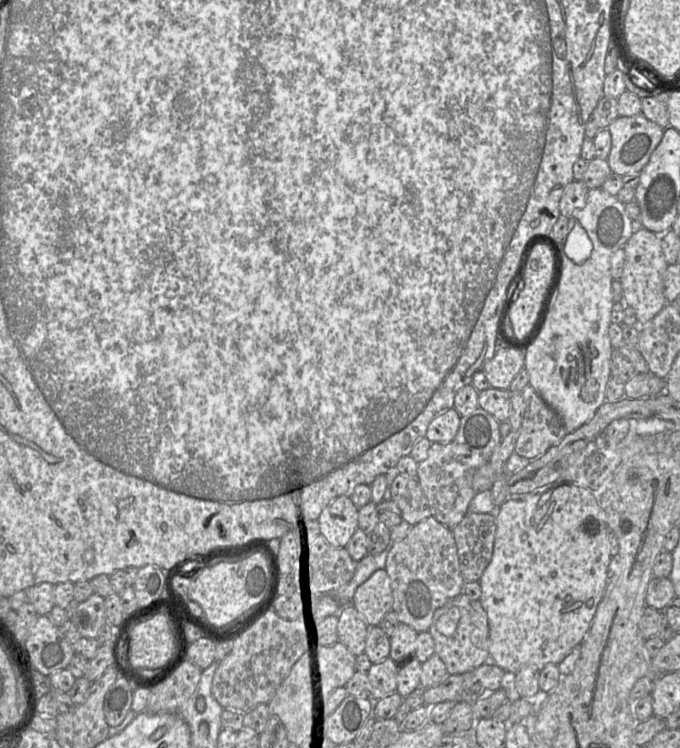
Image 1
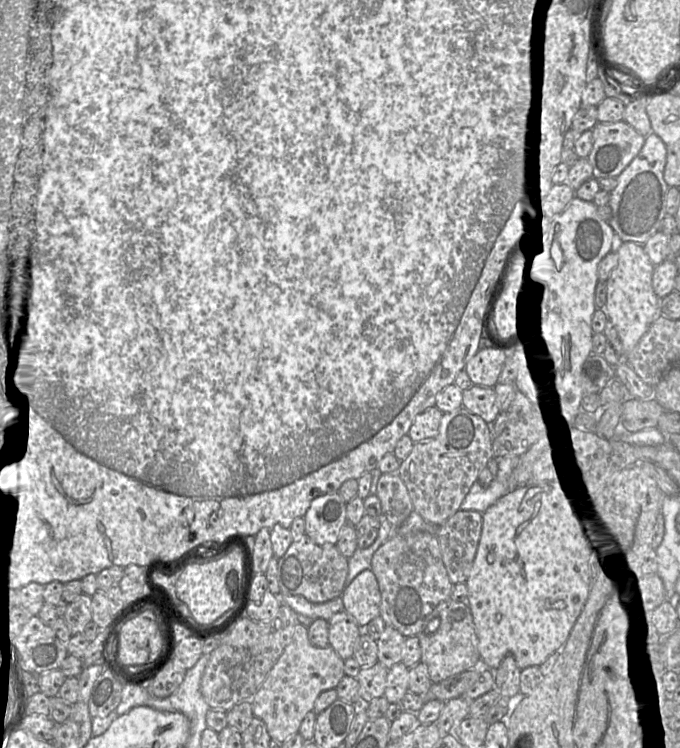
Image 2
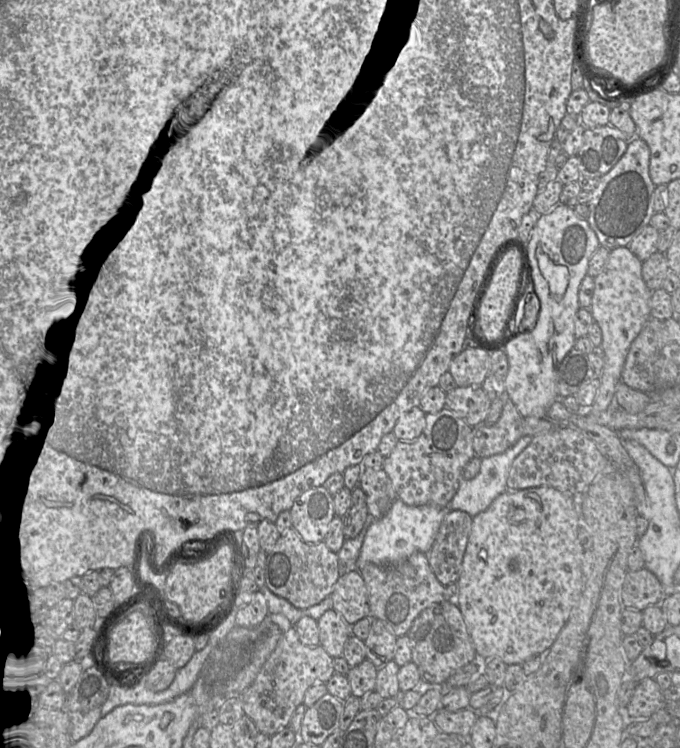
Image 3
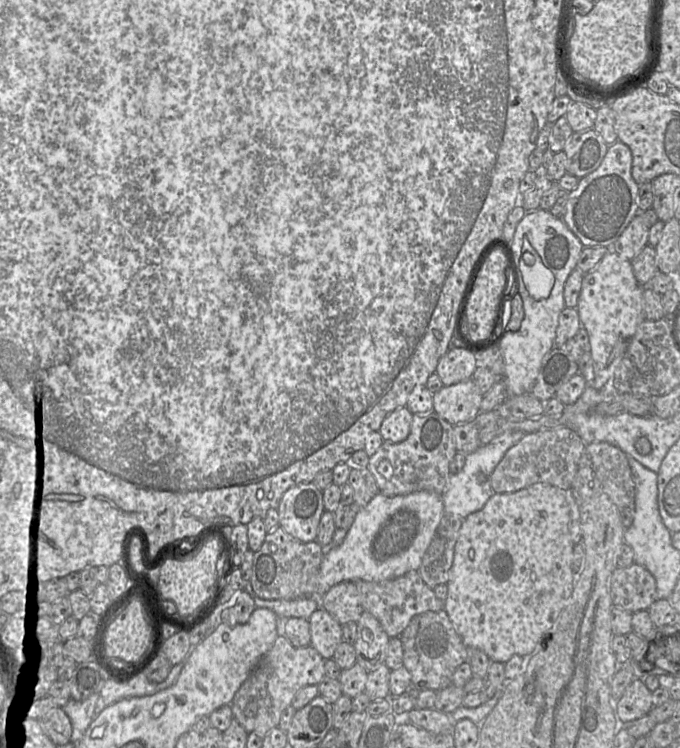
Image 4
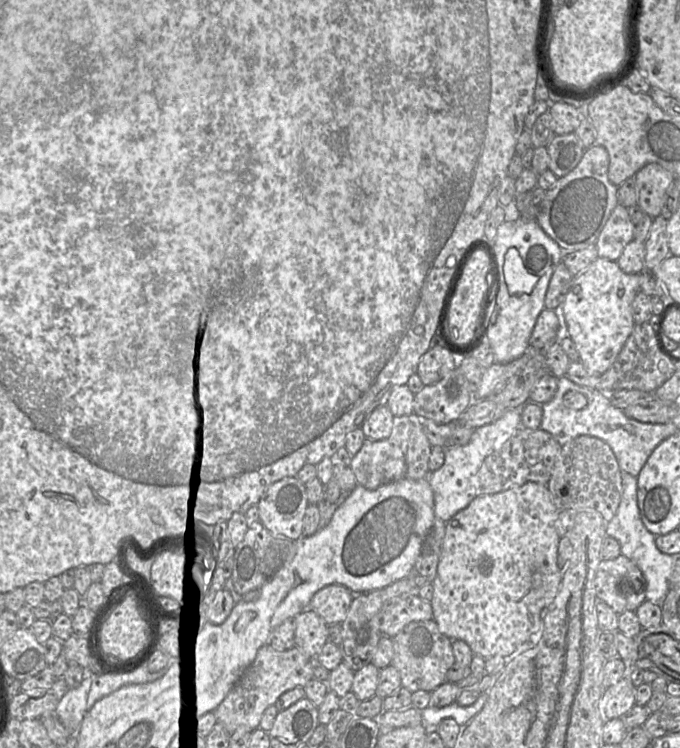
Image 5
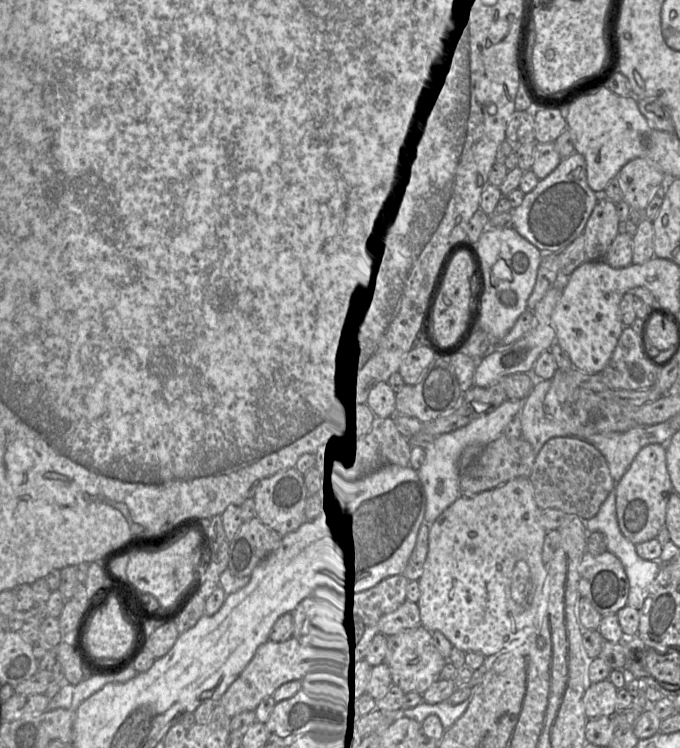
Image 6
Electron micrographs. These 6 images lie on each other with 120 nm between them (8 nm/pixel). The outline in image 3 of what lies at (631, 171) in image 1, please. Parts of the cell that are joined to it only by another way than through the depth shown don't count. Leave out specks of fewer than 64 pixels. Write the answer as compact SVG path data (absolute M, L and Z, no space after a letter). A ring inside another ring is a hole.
M606 125L586 128L583 144L575 156L584 178L600 178L607 174L627 150L630 139L617 128Z

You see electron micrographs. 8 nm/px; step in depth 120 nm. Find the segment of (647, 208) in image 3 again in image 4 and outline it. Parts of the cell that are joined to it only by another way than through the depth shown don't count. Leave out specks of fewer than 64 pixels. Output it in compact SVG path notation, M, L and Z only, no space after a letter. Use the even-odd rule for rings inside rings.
M620 141L611 144L600 166L579 179L577 187L550 212L562 219L583 247L604 247L609 250L640 213L639 184L633 179L631 169L630 148Z

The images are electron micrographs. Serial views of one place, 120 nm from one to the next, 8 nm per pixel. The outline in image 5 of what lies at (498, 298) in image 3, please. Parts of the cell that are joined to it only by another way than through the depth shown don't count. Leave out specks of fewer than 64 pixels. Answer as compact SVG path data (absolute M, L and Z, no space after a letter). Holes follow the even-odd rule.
M484 245L483 247L477 246L473 248L460 269L457 277L456 292L449 310L448 334L453 341L460 344L469 344L475 340L481 324L486 301L496 282L498 282L498 280L494 273L494 262L490 247Z

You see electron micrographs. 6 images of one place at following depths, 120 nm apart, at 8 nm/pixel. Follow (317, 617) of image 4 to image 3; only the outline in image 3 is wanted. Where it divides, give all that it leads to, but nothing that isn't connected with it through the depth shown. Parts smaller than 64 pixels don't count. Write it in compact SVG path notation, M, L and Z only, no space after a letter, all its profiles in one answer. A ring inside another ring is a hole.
M333 609L326 611L317 622L320 645L332 658L342 657L345 644L351 636L351 626Z

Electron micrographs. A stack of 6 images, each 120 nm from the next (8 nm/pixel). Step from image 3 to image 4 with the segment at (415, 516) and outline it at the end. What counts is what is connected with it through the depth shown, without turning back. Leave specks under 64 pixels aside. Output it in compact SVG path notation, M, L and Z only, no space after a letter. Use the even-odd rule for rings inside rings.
M423 490L396 496L378 493L358 510L343 542L337 547L326 547L318 572L305 585L305 596L321 598L332 586L343 581L382 582L417 571L444 514L442 497L434 492Z

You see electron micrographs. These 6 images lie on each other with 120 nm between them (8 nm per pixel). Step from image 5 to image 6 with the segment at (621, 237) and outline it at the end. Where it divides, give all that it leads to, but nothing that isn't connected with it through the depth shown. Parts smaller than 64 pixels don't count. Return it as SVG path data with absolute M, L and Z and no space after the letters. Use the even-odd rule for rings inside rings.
M600 196L582 234L587 261L603 261L611 243L620 234L619 224L616 204Z

